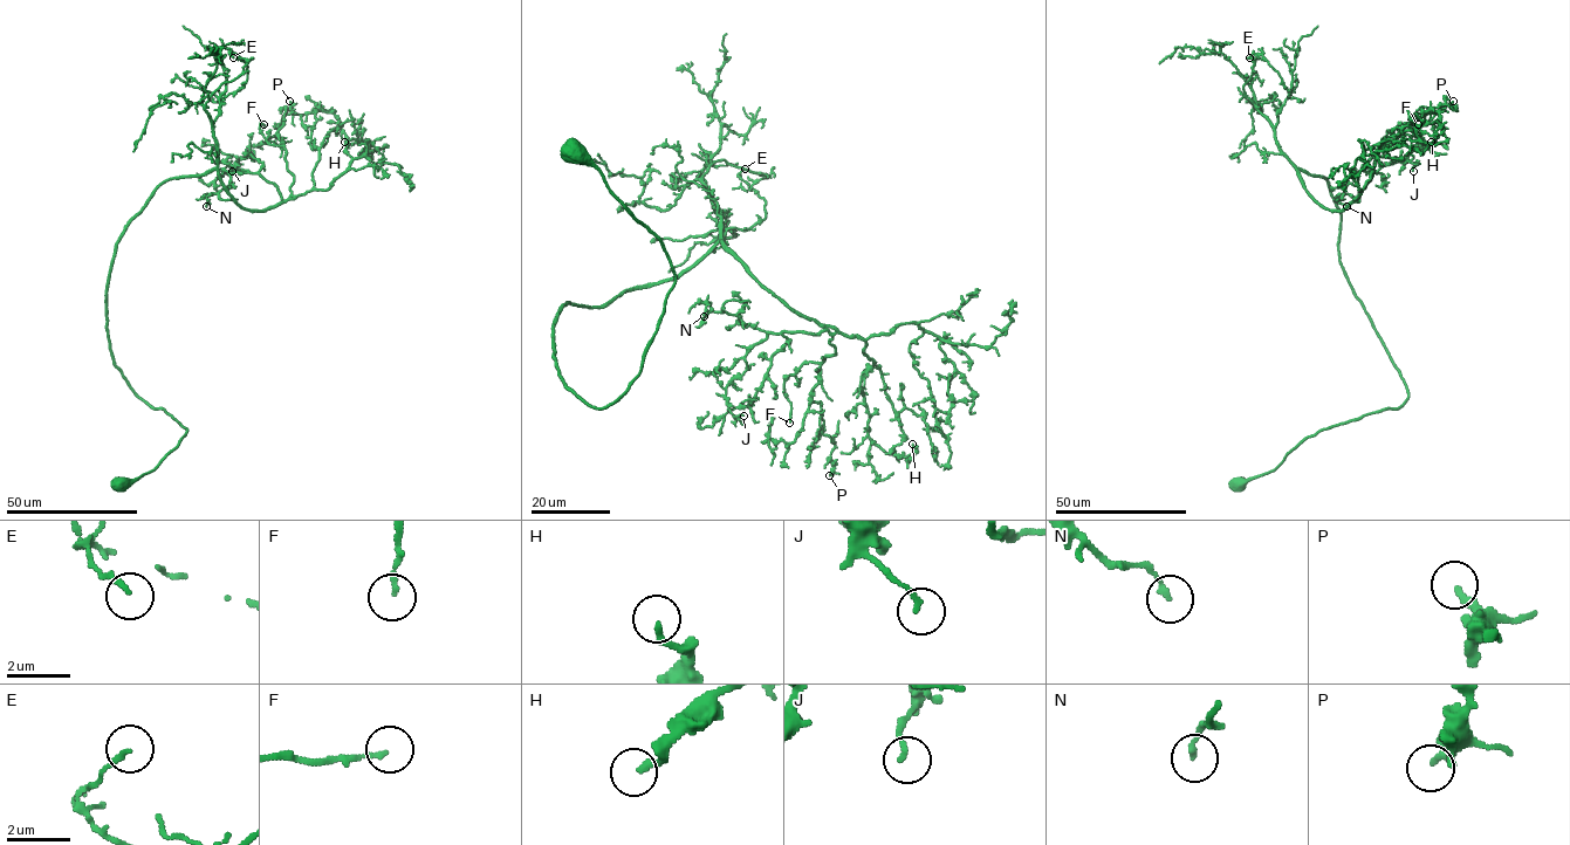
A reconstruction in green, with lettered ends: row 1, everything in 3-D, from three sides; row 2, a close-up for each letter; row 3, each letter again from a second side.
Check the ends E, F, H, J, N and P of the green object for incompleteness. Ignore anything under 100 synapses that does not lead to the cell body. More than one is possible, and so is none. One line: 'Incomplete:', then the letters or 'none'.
Incomplete: none

